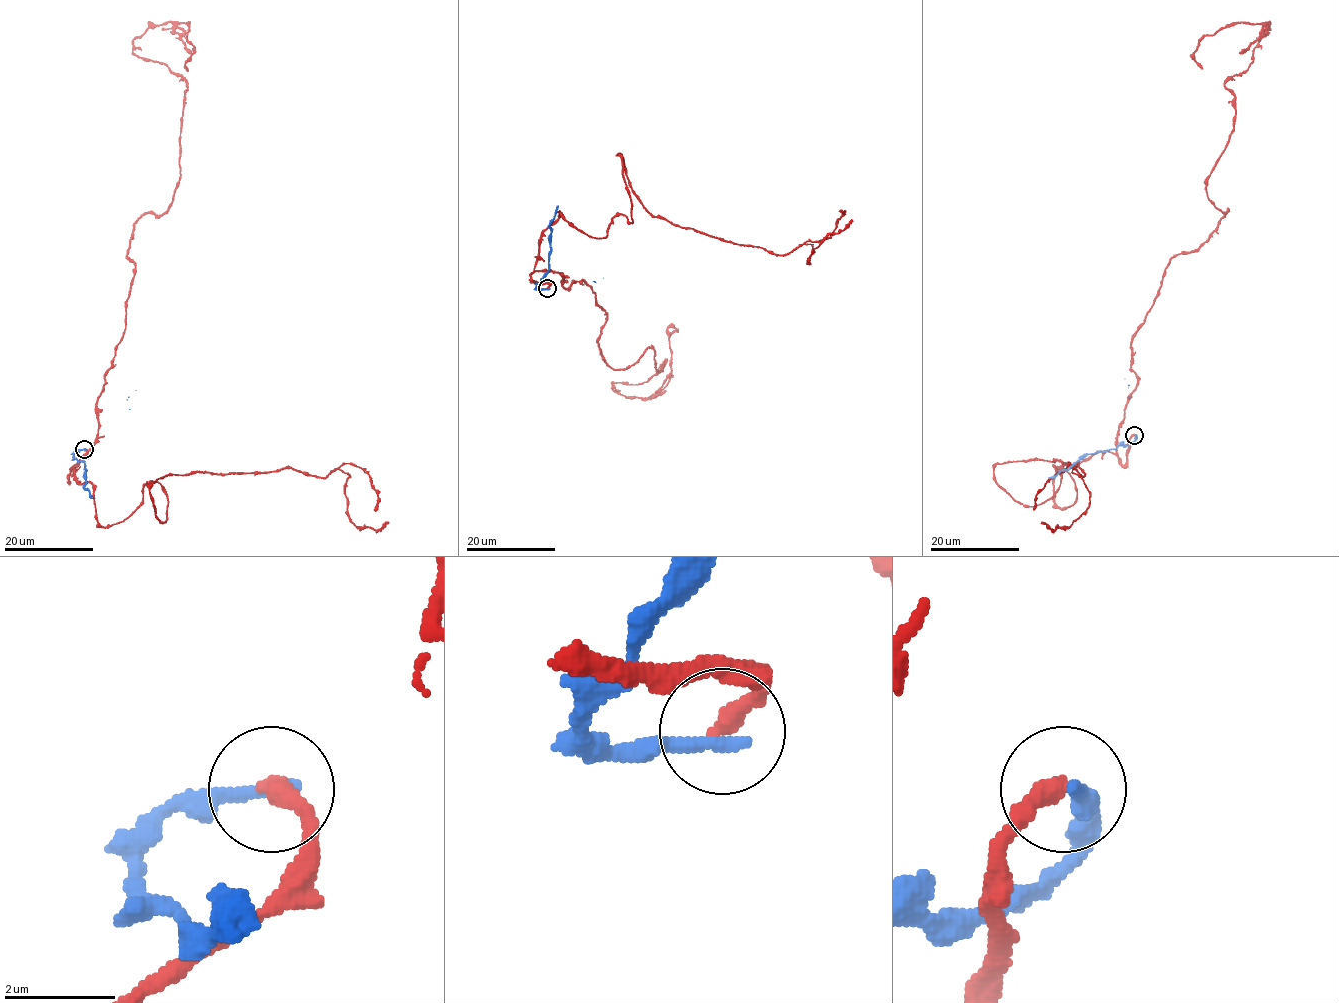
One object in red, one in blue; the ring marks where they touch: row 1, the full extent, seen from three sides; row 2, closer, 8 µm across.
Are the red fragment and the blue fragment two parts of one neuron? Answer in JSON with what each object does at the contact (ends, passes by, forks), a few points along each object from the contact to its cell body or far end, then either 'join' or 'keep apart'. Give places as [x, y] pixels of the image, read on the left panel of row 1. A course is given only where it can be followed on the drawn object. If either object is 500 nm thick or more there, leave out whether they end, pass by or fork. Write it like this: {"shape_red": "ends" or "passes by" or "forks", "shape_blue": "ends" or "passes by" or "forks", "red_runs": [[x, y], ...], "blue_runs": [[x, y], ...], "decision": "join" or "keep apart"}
{"shape_red": "ends", "shape_blue": "ends", "red_runs": [[84, 449], [68, 481], [125, 329], [133, 225], [179, 179], [187, 85], [133, 40], [190, 21], [188, 71]], "blue_runs": [[84, 449], [77, 450], [73, 455], [84, 464], [85, 486], [93, 498]], "decision": "keep apart"}

